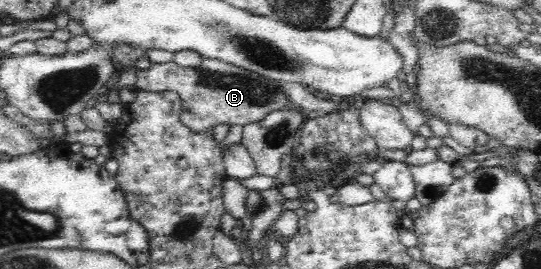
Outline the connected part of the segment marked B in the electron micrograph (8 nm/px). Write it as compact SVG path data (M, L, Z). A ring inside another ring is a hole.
M204 58L193 68L181 67L173 60L154 63L149 69L136 68L135 77L136 89L153 93L177 93L182 101L181 121L197 132L214 129L219 124L244 126L257 123L276 111L301 110L292 105L289 96L283 92L283 86L274 79L214 59Z

